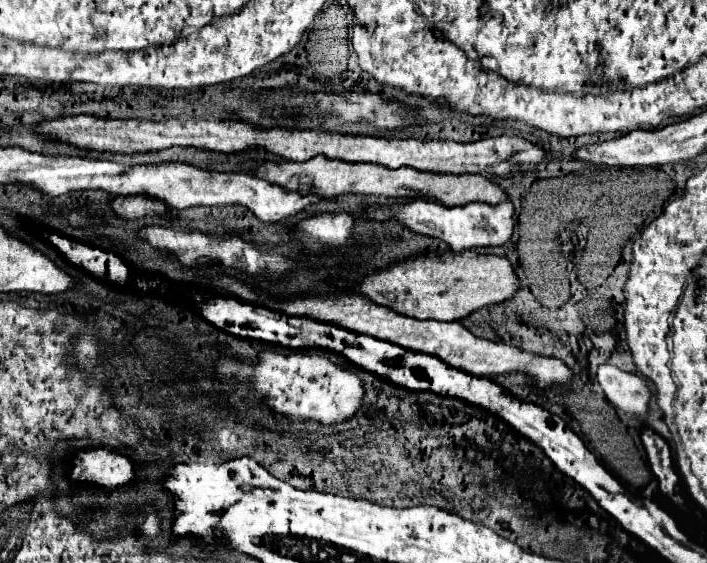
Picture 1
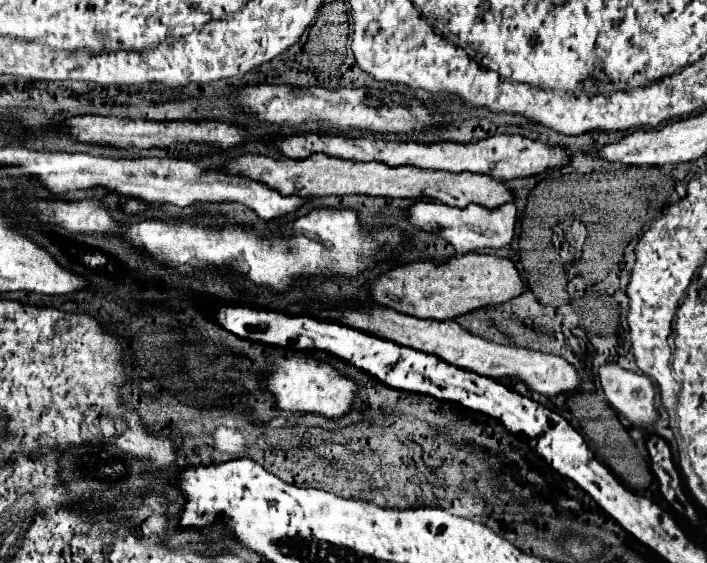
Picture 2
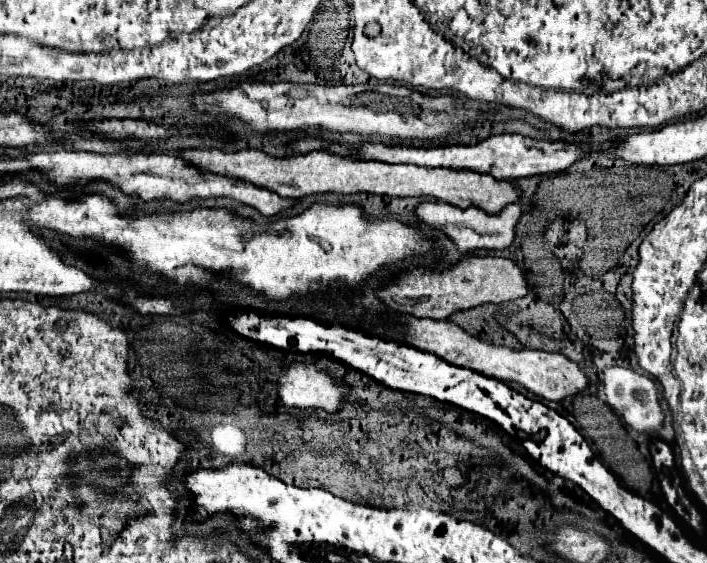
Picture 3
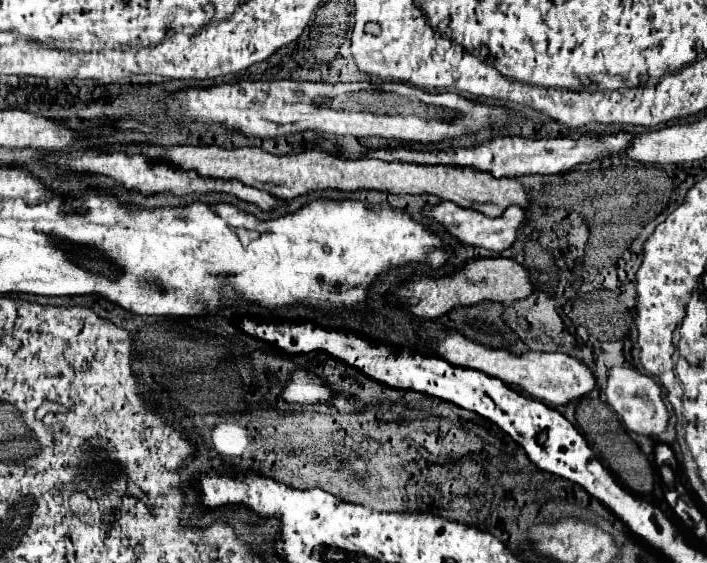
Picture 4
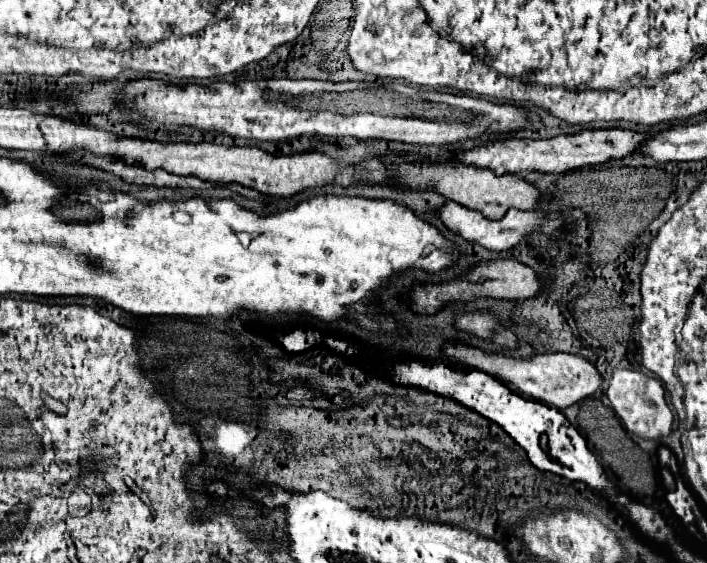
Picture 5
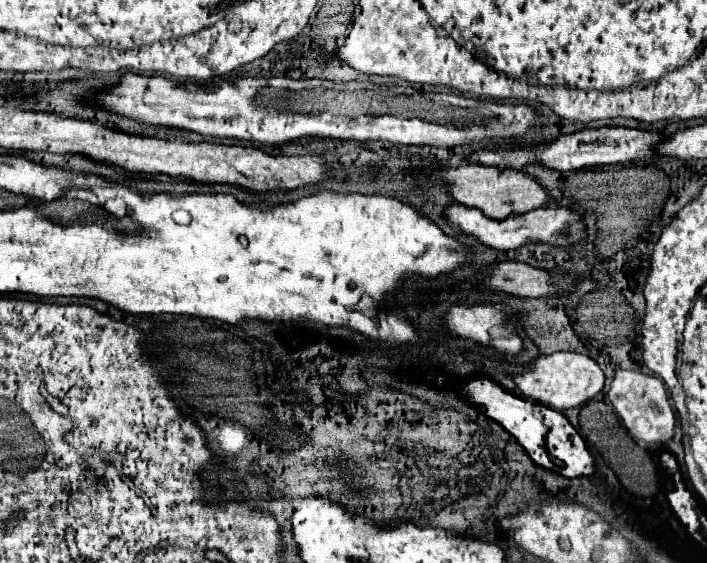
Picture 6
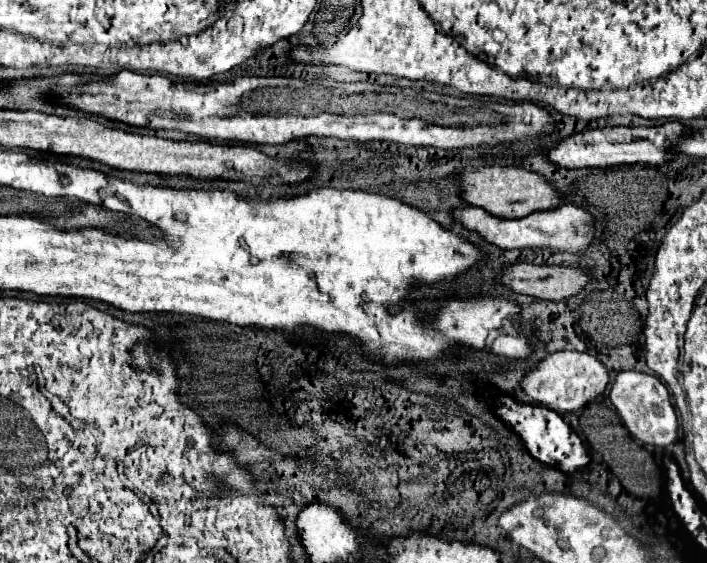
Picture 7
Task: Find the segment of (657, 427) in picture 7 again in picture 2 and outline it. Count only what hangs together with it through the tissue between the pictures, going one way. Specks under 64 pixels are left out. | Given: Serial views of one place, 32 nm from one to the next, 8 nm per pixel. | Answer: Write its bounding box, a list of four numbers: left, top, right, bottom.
[598,364,658,426]

